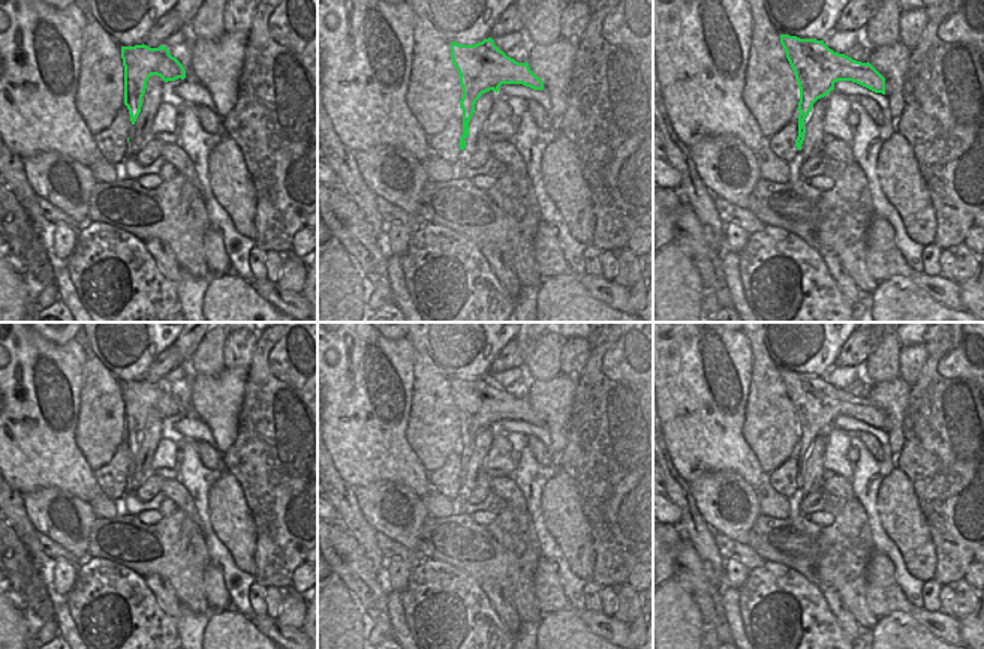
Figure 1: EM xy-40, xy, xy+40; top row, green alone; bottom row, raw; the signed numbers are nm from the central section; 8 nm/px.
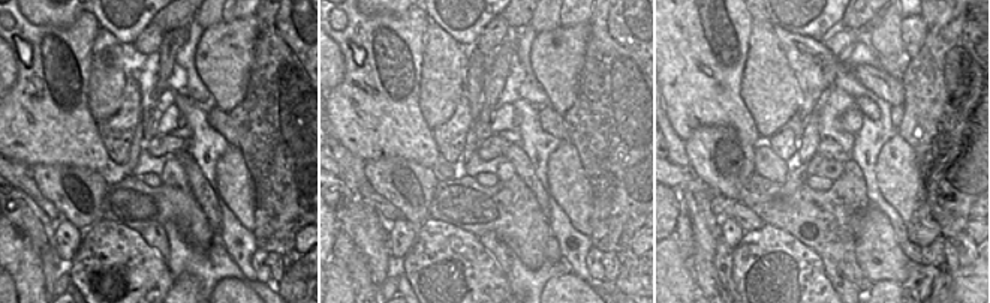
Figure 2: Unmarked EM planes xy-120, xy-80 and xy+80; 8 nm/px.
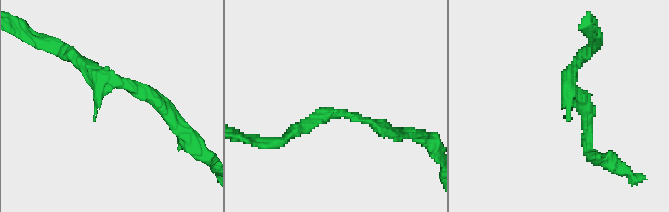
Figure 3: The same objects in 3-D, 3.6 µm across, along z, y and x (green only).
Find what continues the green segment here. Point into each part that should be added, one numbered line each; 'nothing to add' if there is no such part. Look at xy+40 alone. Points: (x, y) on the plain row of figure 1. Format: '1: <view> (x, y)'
nothing to add.

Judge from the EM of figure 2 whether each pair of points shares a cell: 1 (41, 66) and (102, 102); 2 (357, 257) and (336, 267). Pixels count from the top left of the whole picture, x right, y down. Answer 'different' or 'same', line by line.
1: different
2: different

